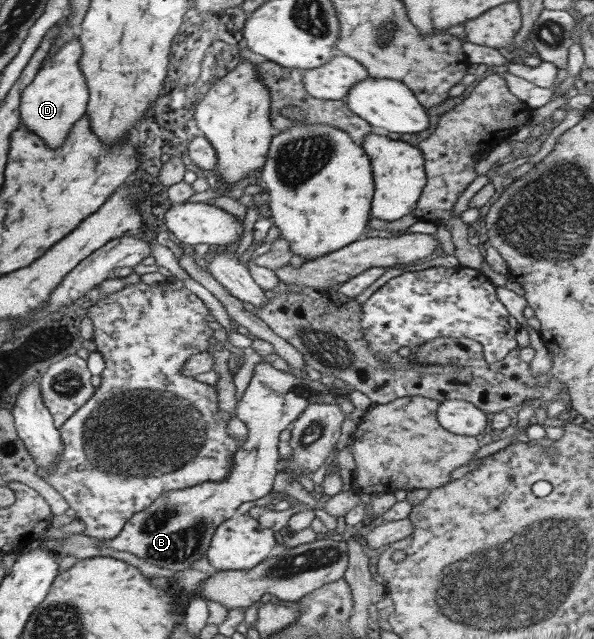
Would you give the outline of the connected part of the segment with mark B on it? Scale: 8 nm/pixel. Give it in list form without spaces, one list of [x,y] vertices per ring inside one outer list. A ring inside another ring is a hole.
[[[267,362],[255,364],[248,385],[233,412],[235,417],[245,424],[247,438],[233,453],[230,472],[225,479],[217,482],[205,481],[186,489],[168,490],[155,498],[146,509],[133,513],[111,540],[88,537],[80,531],[67,535],[63,542],[57,539],[33,542],[25,548],[25,552],[35,546],[42,546],[55,551],[59,560],[71,554],[79,561],[99,557],[98,550],[95,549],[99,544],[117,552],[130,552],[157,568],[173,572],[189,569],[192,564],[204,558],[213,531],[235,514],[239,504],[263,498],[271,490],[278,471],[277,461],[280,456],[277,453],[277,438],[281,431],[286,430],[287,425],[294,422],[308,404],[335,403],[334,398],[345,395],[347,391],[351,391],[349,400],[357,410],[367,410],[373,405],[365,394],[349,385],[343,389],[333,385],[327,388],[319,379],[308,381],[295,378],[288,372],[275,370]]]

